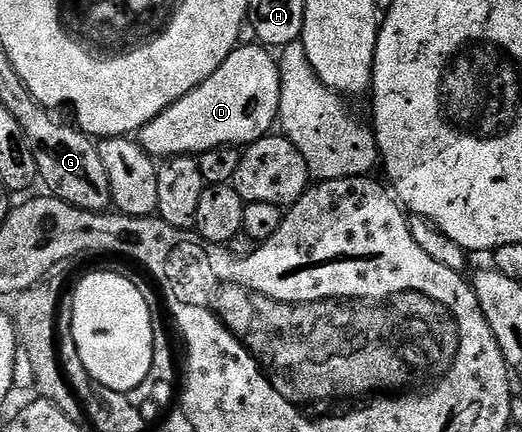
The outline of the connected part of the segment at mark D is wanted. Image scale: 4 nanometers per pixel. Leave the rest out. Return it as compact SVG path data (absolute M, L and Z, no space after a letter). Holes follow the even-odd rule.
M261 45L235 47L232 54L192 93L180 97L160 117L136 133L136 141L155 161L178 155L197 157L217 147L245 148L271 134L279 122L280 73L278 60ZM271 55L271 56L270 56Z

